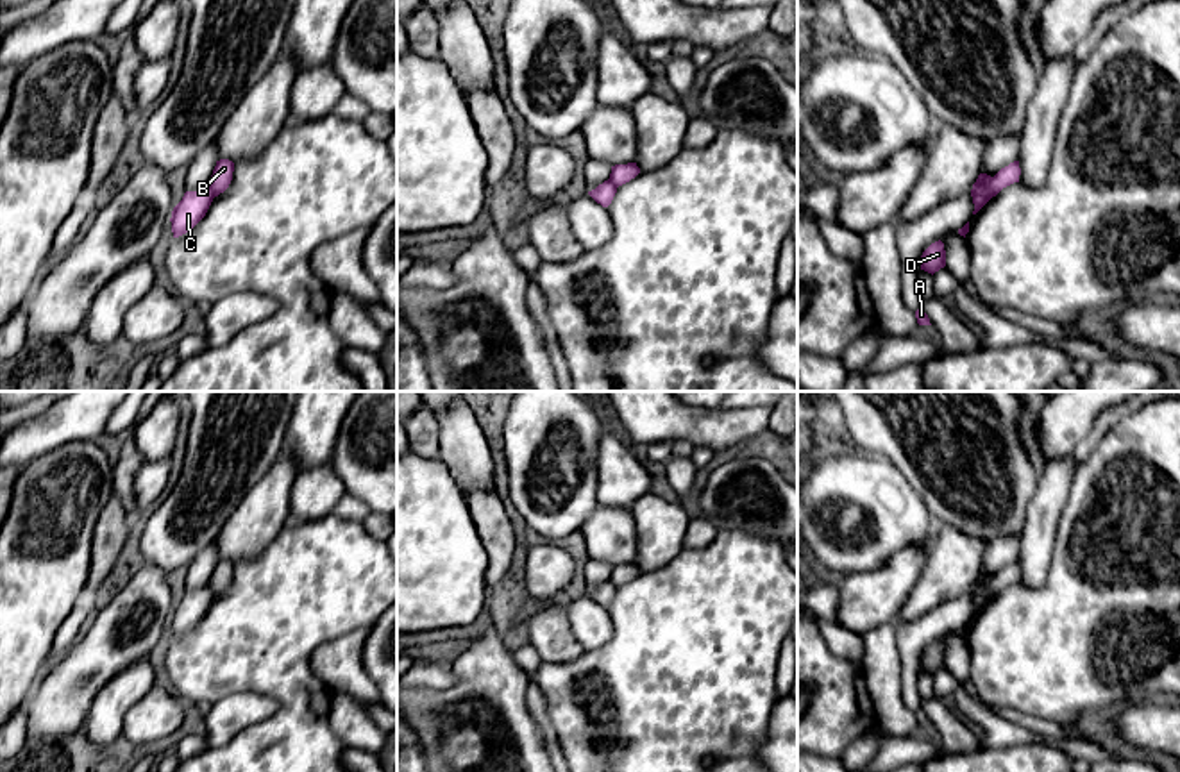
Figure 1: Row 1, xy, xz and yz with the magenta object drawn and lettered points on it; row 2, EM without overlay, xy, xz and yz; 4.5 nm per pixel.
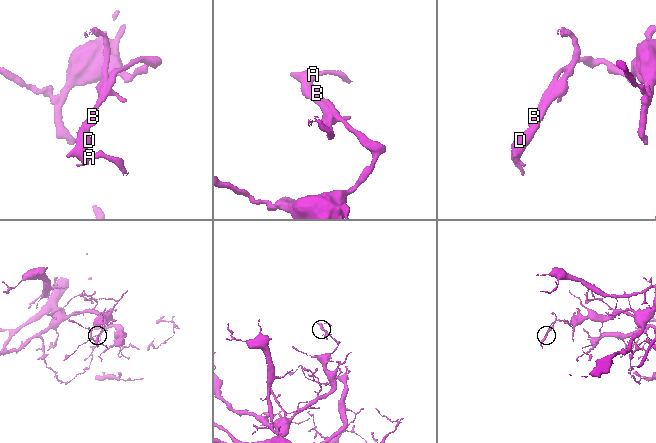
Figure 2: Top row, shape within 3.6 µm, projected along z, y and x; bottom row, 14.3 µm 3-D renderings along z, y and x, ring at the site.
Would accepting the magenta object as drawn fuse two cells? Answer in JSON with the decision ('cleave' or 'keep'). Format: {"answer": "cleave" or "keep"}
{"answer": "keep"}

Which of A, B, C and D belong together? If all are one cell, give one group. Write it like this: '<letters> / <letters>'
A B C D

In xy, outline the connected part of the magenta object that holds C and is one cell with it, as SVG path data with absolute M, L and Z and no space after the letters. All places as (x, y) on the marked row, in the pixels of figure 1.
M220 159L216 161L207 186L184 193L182 200L173 207L170 218L173 238L190 232L206 216L213 198L229 188L232 172L234 163Z

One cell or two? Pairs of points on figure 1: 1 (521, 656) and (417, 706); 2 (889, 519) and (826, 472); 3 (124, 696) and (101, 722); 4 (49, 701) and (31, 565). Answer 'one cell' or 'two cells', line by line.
1: two cells
2: one cell
3: one cell
4: two cells

